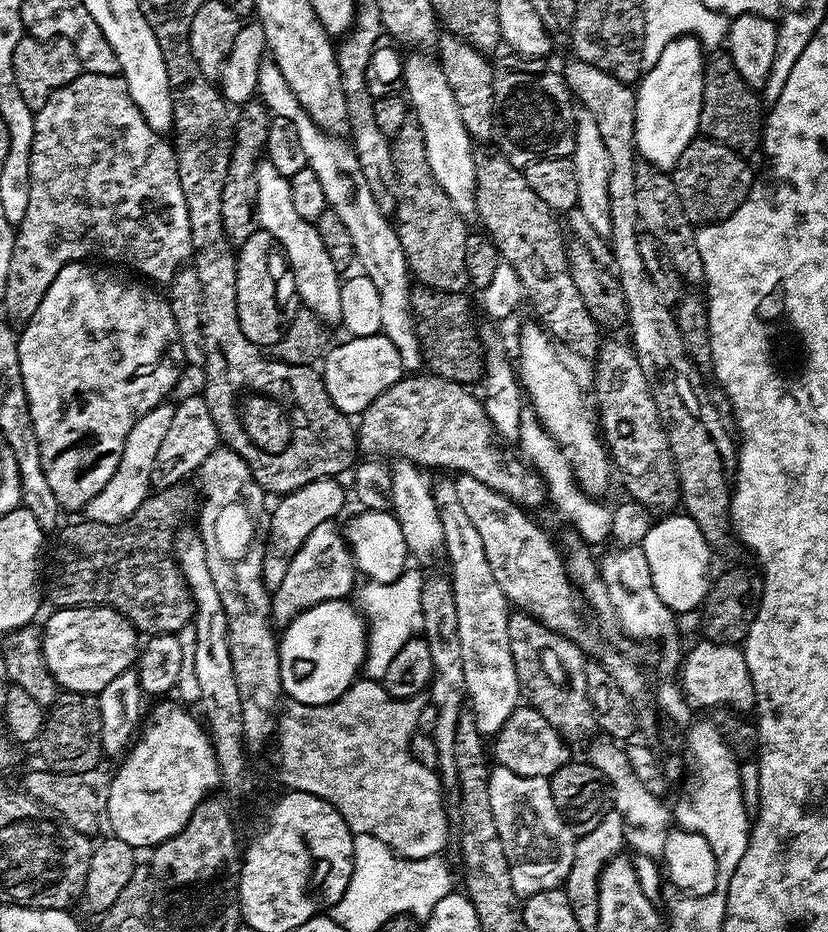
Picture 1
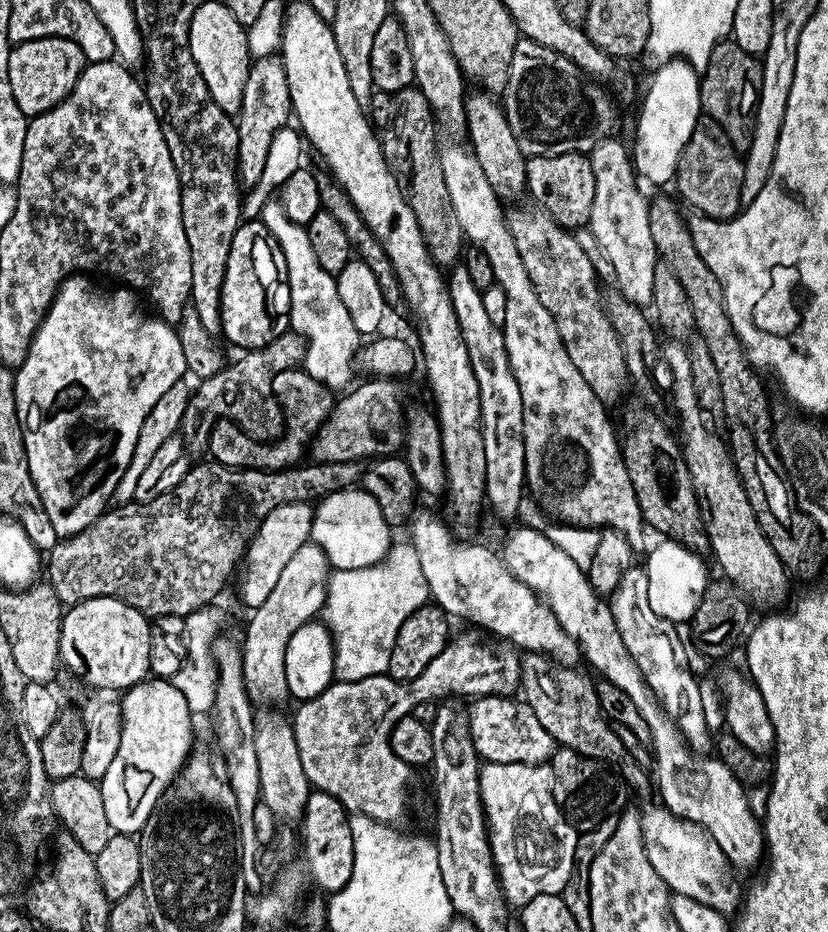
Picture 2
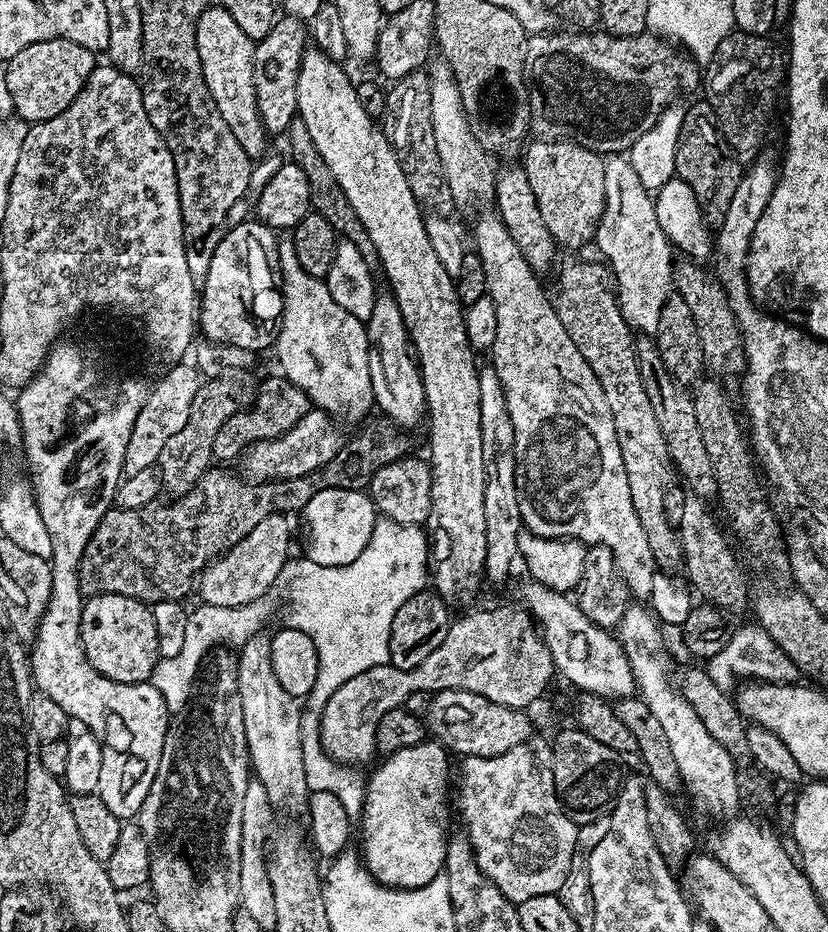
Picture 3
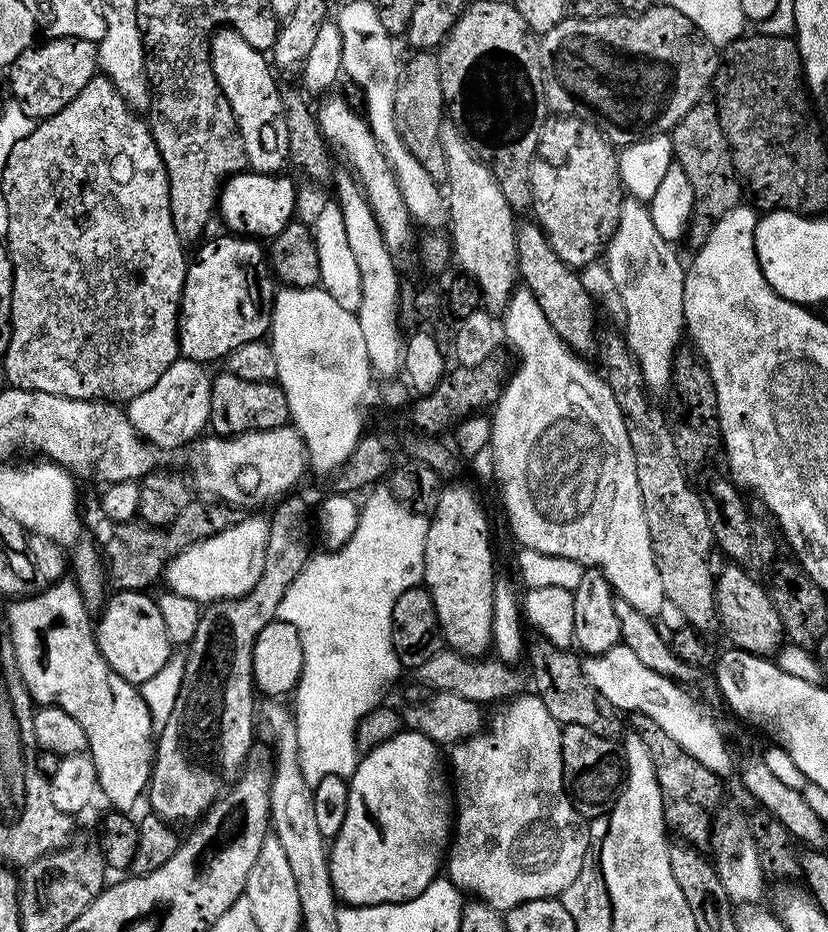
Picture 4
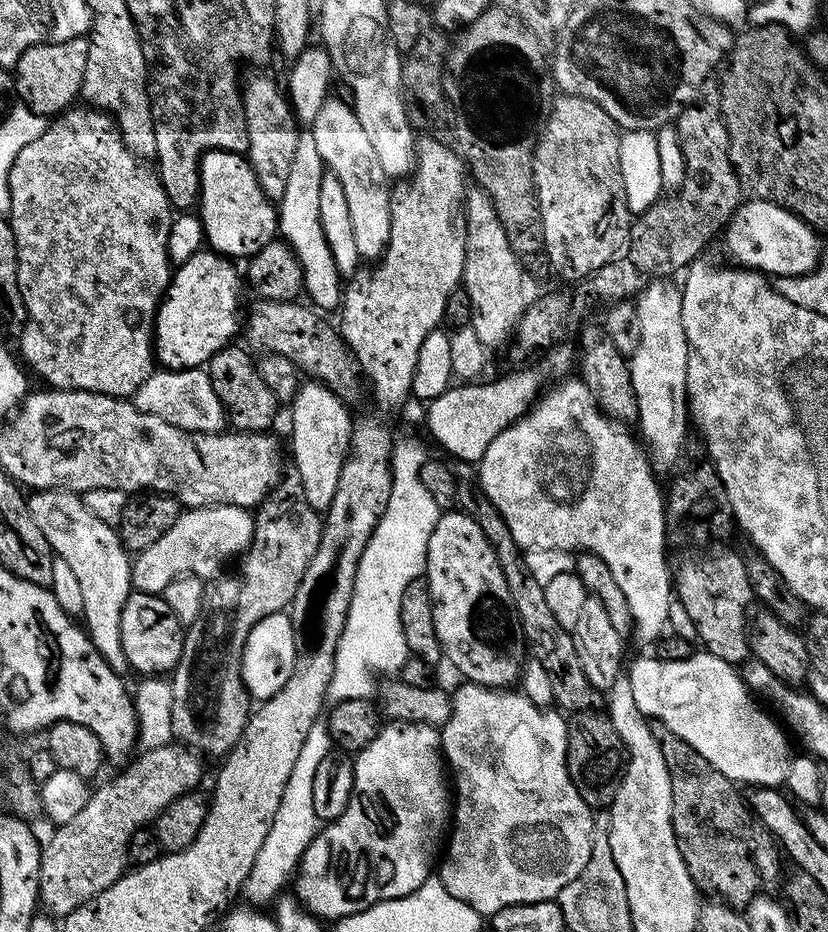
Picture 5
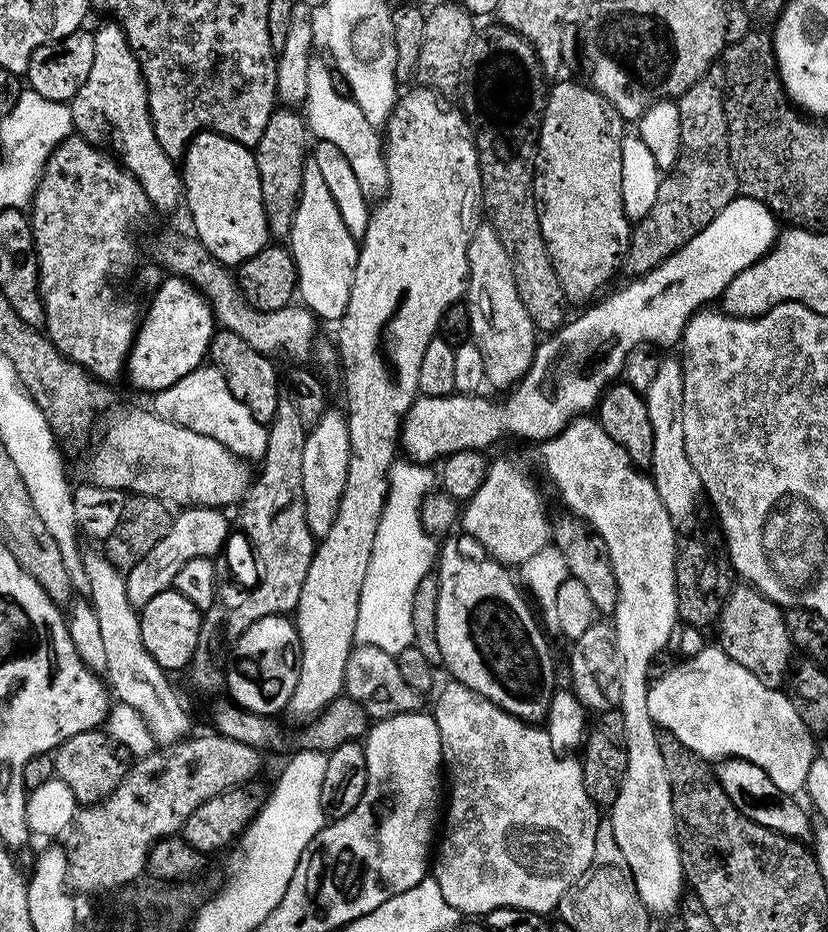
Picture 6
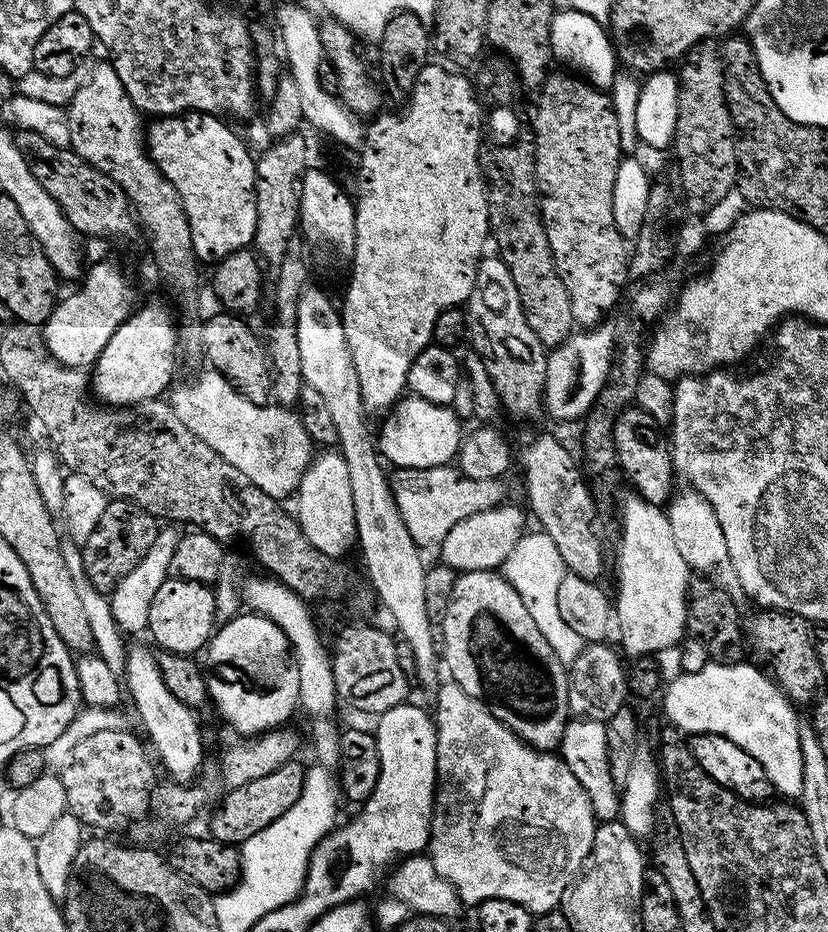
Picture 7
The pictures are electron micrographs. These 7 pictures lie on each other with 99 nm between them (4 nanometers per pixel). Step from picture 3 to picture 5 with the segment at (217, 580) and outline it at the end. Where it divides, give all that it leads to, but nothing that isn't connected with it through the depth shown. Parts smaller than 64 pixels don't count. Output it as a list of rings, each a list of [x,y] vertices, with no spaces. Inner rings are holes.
[[[211,504],[208,508],[181,511],[177,521],[148,549],[142,549],[131,561],[132,586],[138,592],[163,593],[170,582],[189,574],[209,578],[231,556],[247,553],[252,543],[254,516],[249,509],[229,504]]]

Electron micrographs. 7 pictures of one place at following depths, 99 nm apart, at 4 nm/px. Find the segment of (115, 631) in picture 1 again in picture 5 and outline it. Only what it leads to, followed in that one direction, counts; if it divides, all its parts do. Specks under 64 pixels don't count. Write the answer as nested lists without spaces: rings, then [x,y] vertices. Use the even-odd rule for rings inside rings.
[[[133,591],[128,597],[126,606],[122,608],[122,650],[128,659],[128,667],[134,673],[141,672],[141,677],[159,677],[168,674],[175,669],[176,663],[184,649],[185,625],[180,623],[178,614],[164,601],[163,595],[155,592]]]

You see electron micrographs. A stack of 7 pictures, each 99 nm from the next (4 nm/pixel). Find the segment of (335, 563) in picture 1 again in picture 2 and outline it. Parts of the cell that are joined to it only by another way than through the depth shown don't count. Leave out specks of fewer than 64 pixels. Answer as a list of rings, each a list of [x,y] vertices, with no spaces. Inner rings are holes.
[[[313,542],[298,546],[298,550],[294,550],[290,562],[286,562],[286,566],[282,566],[282,574],[278,574],[278,582],[274,582],[274,590],[270,590],[266,602],[262,602],[262,606],[251,609],[249,616],[252,617],[249,618],[248,629],[244,632],[241,654],[245,690],[248,691],[250,701],[257,705],[280,706],[284,699],[289,699],[290,693],[286,682],[286,646],[290,642],[290,638],[294,638],[294,630],[309,623],[323,609],[329,575],[330,565],[322,549]]]

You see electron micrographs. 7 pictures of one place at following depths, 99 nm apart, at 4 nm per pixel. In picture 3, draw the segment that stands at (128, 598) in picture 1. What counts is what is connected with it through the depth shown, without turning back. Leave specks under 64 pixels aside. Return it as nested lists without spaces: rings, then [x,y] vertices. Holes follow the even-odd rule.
[[[378,416],[374,424],[380,428],[380,444],[376,444],[375,430],[364,428],[353,440],[345,439],[338,454],[334,454],[334,458],[330,458],[326,466],[310,474],[302,474],[298,478],[245,482],[239,475],[227,476],[218,468],[220,466],[212,466],[189,493],[169,499],[167,501],[169,504],[153,502],[138,510],[126,510],[115,506],[109,508],[102,522],[98,522],[90,542],[86,542],[86,550],[80,559],[81,593],[85,597],[122,594],[126,598],[143,600],[149,606],[163,600],[183,601],[184,596],[190,595],[191,592],[193,595],[194,585],[209,563],[217,556],[223,556],[238,542],[242,542],[242,538],[246,538],[250,530],[254,530],[254,526],[262,522],[262,518],[273,514],[299,513],[314,494],[327,488],[352,491],[367,489],[368,483],[374,478],[374,474],[378,474],[378,470],[382,470],[382,466],[409,455],[411,448],[407,431],[393,426],[392,420],[385,416]]]

